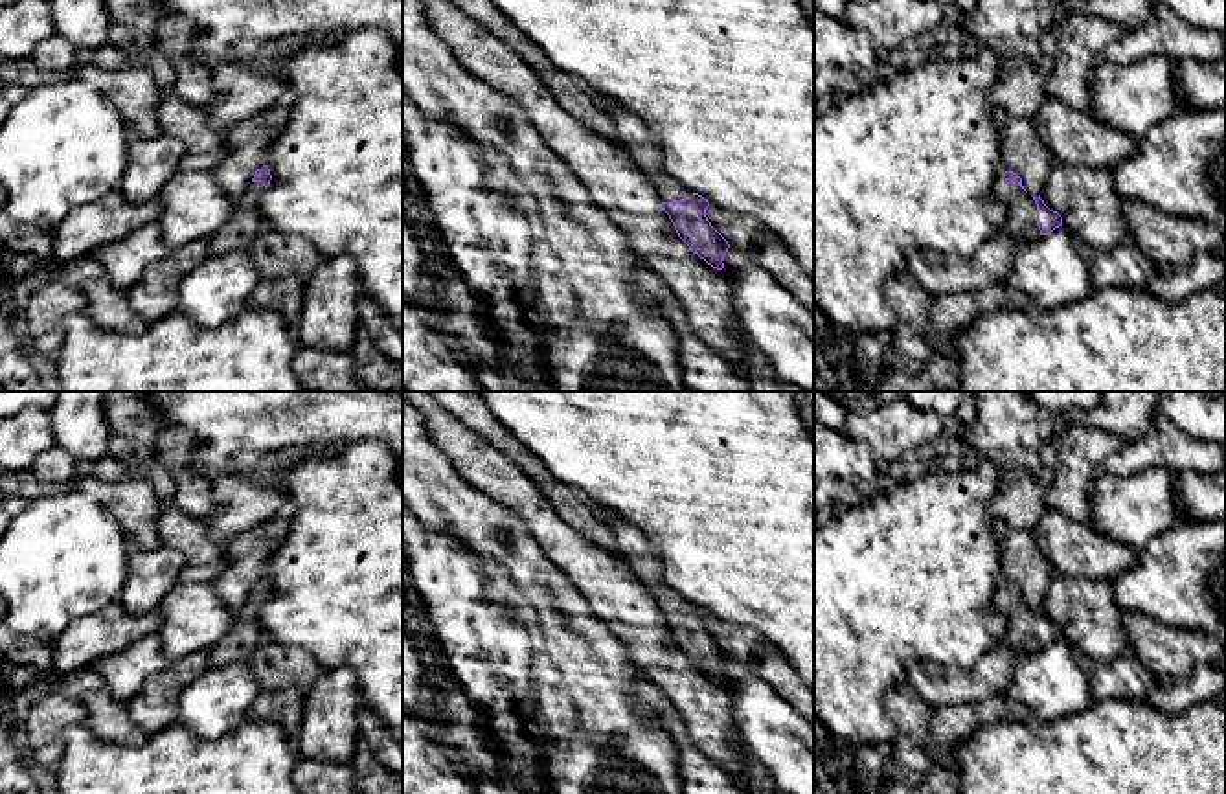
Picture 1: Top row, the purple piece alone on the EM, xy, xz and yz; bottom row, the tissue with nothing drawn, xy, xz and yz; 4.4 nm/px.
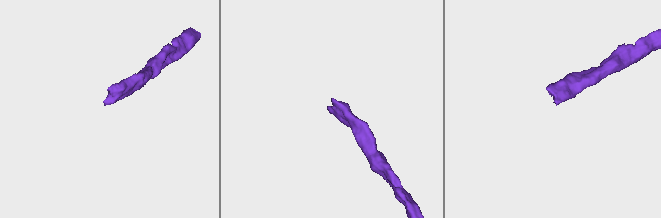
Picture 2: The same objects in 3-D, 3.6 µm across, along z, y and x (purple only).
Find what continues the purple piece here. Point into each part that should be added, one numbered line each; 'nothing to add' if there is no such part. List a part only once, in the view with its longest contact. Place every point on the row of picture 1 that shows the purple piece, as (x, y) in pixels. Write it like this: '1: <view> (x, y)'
1: yz (1021, 225)

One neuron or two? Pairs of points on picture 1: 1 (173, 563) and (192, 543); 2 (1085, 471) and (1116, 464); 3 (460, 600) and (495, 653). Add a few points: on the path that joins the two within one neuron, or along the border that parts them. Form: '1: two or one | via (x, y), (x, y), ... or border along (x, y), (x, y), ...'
1: two | border along (164, 544), (184, 557), (181, 581)
2: two | border along (1123, 445), (1098, 469)
3: one | via (460, 612), (464, 622), (482, 640)

